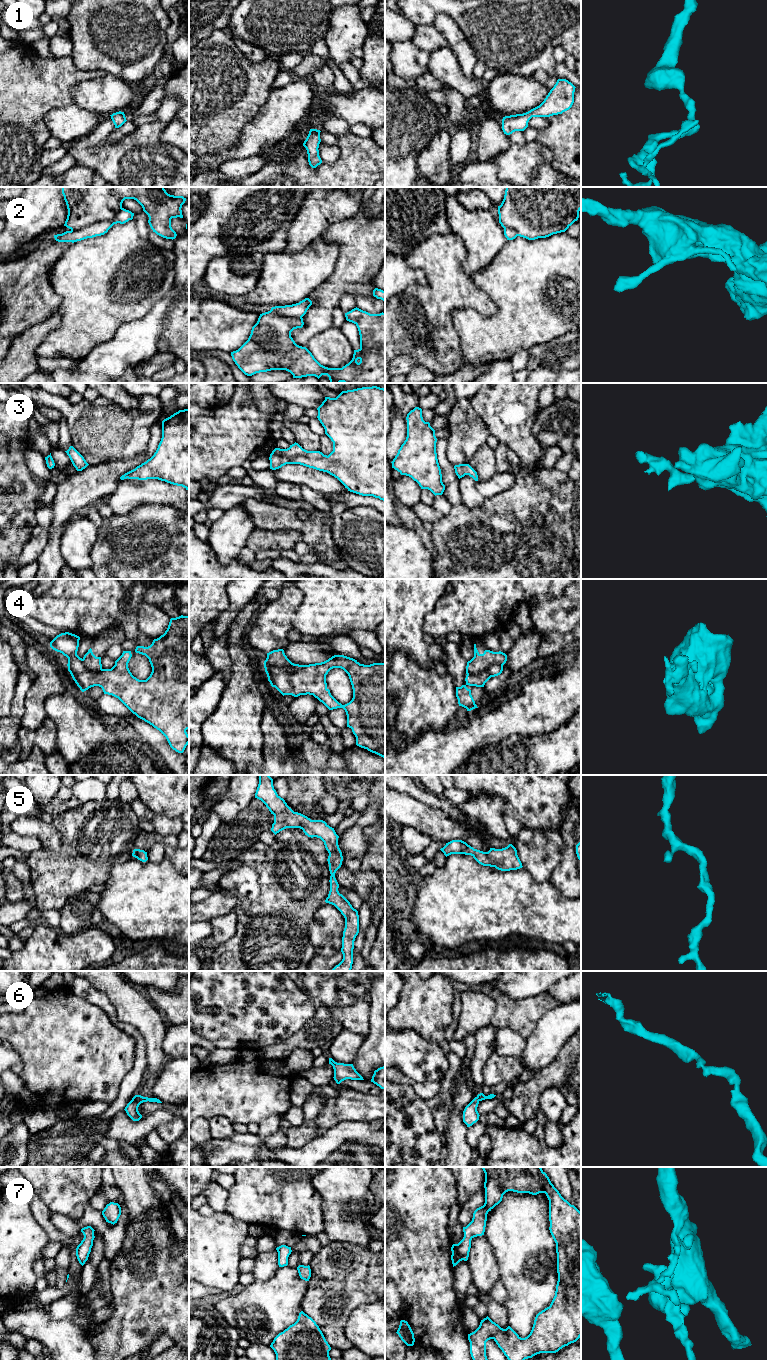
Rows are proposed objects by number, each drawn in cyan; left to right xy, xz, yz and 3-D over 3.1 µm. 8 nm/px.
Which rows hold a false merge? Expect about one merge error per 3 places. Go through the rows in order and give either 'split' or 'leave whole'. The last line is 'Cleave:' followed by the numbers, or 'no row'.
1: leave whole
2: leave whole
3: leave whole
4: split
5: leave whole
6: leave whole
7: leave whole
Cleave: 4

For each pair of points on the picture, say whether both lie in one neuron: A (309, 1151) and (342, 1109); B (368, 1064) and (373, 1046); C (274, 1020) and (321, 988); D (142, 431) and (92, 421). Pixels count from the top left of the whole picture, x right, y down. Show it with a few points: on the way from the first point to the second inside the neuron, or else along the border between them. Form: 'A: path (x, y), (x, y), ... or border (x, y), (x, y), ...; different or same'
A: border (342, 1121), (329, 1127), (302, 1147); different
B: path (368, 1060), (373, 1054), (373, 1050); same
C: border (304, 991), (317, 1005); different
D: path (130, 431), (104, 431); same

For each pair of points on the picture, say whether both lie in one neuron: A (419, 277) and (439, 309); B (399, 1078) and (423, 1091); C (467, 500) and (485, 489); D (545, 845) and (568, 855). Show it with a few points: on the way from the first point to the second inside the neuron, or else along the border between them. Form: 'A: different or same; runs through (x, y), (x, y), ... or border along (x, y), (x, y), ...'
A: different; border along (425, 274), (423, 283), (410, 284), (401, 292)
B: same; runs through (405, 1080), (412, 1082), (417, 1087)
C: different; border along (476, 481), (476, 489), (485, 498)
D: different; border along (560, 831), (564, 851), (551, 874)

